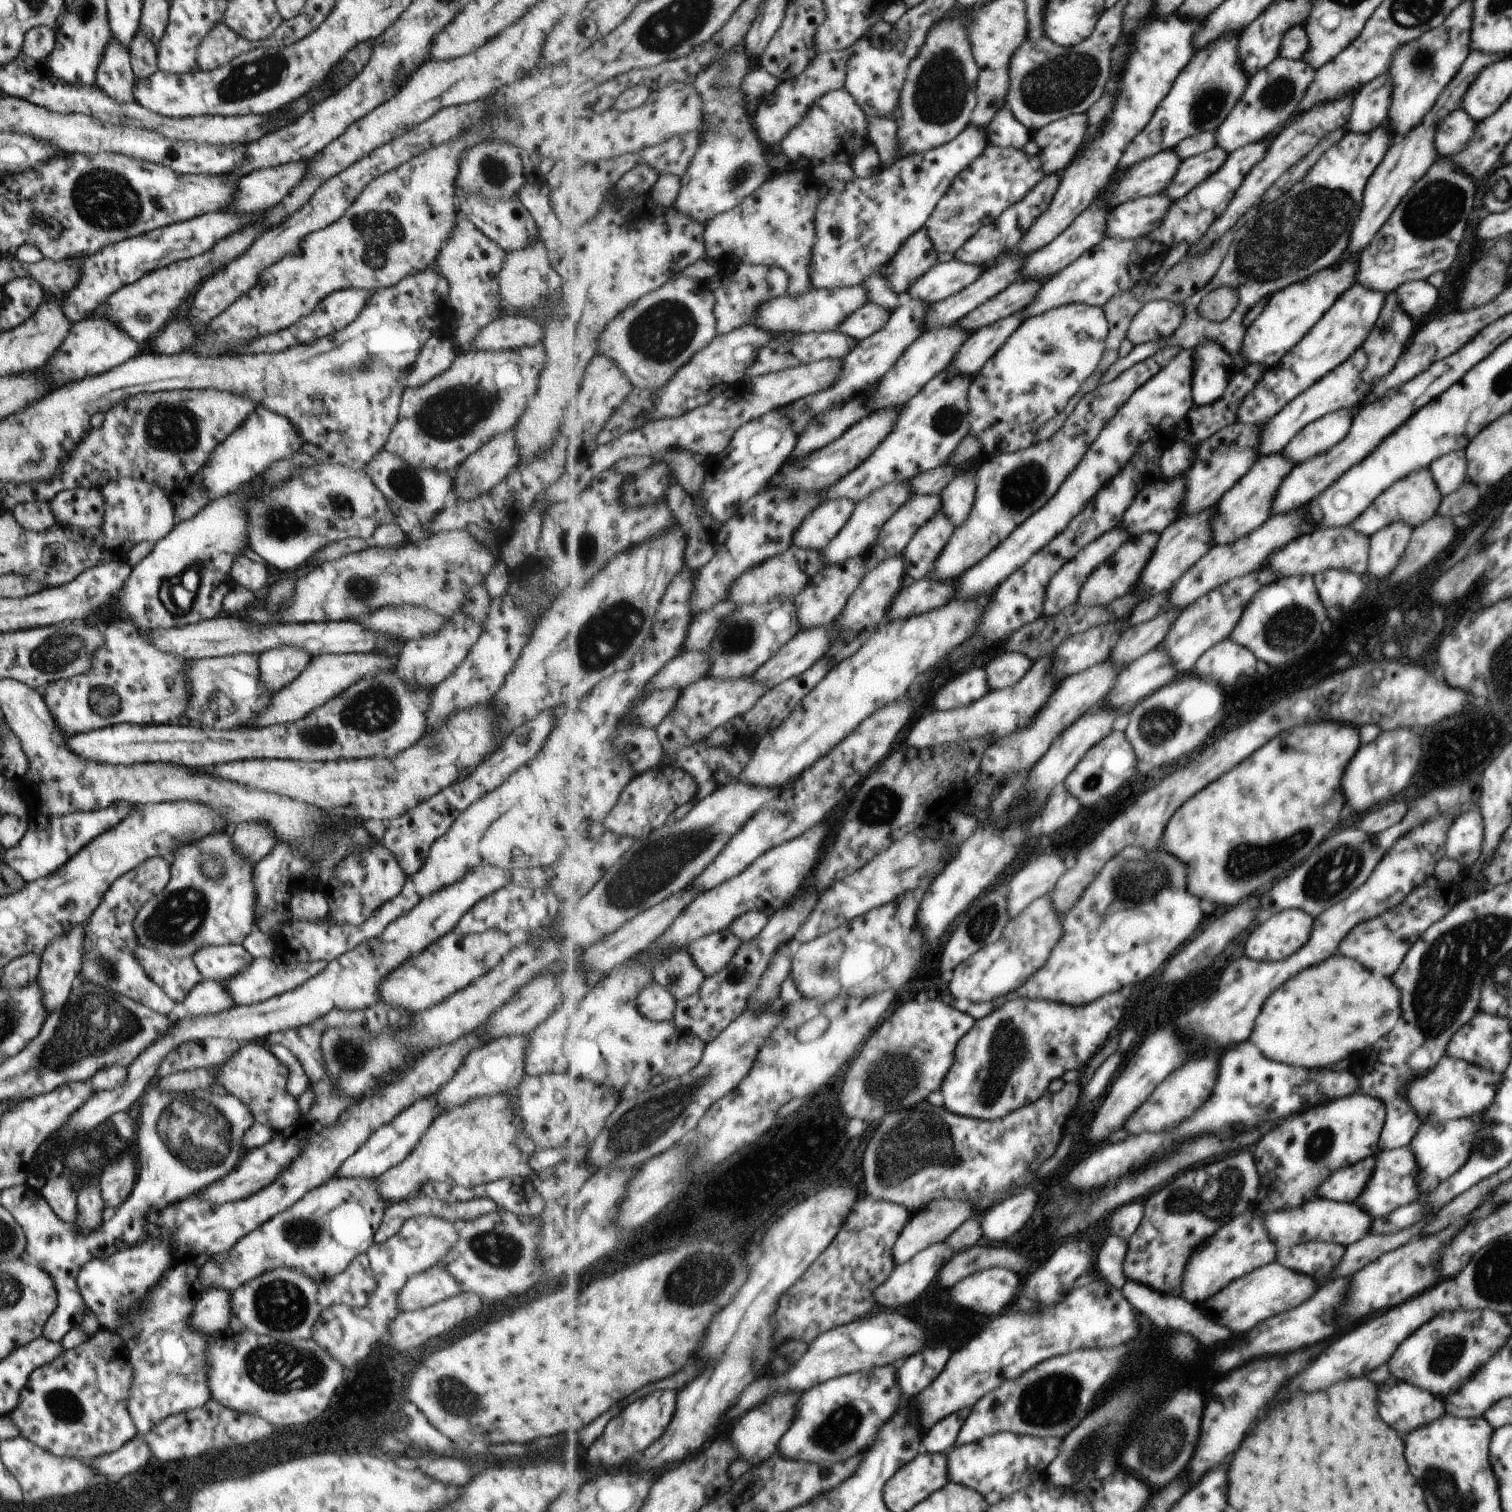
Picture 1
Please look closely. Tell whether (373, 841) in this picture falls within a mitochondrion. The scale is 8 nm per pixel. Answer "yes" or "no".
no

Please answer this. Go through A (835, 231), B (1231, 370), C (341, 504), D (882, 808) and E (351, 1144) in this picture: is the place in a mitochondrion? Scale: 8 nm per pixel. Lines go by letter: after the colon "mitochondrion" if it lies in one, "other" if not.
A: other
B: other
C: other
D: mitochondrion
E: other

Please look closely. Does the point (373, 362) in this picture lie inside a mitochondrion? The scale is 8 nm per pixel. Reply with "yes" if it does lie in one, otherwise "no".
yes

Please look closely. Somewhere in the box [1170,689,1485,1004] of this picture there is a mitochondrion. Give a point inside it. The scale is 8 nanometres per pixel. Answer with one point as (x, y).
(1240, 862)

